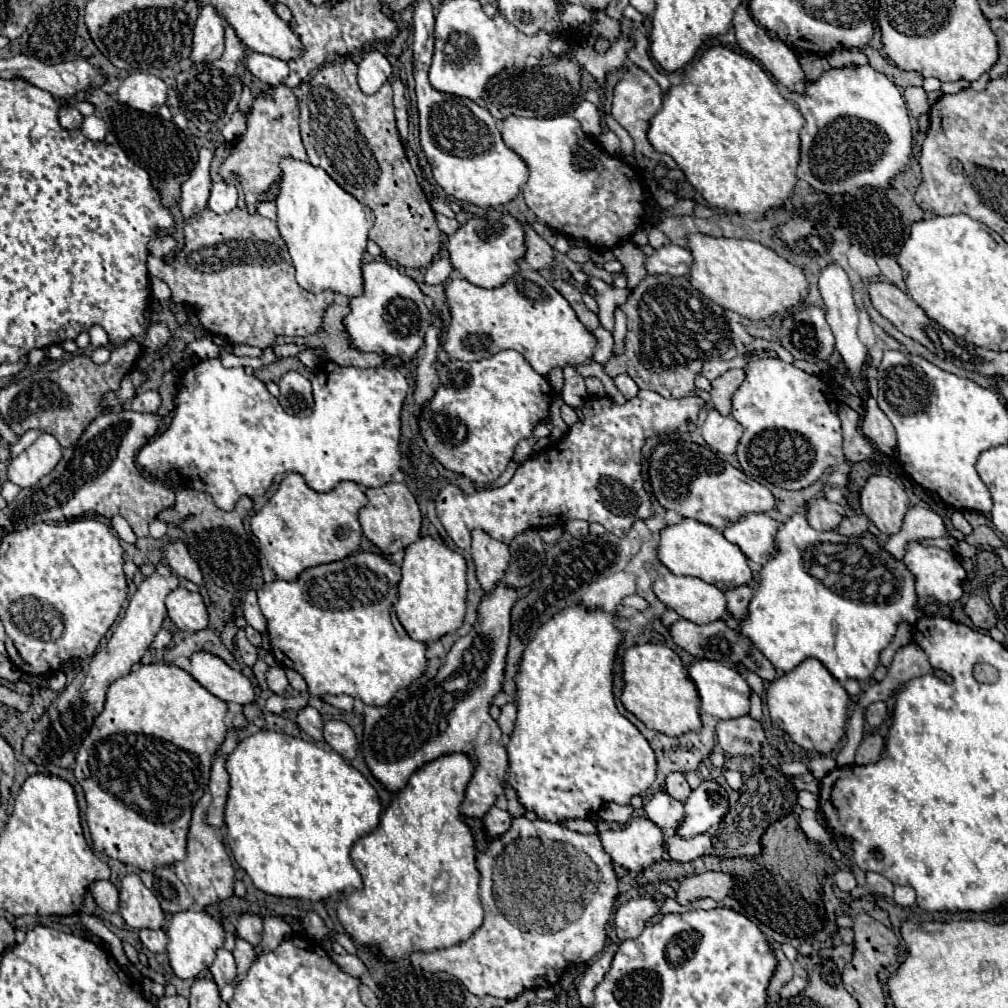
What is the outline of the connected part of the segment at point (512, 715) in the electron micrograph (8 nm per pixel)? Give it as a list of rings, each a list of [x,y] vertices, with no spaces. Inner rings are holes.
[[[512,703],[506,704],[501,708],[501,714],[498,718],[499,727],[506,736],[512,734],[514,730],[514,722],[516,722],[516,706]]]

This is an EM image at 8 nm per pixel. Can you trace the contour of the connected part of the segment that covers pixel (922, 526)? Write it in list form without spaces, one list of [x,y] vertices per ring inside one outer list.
[[[914,506],[906,512],[902,530],[898,534],[890,536],[890,540],[884,544],[884,548],[894,558],[902,560],[902,556],[906,552],[906,544],[922,542],[926,538],[942,538],[942,536],[946,536],[942,518],[928,508]]]

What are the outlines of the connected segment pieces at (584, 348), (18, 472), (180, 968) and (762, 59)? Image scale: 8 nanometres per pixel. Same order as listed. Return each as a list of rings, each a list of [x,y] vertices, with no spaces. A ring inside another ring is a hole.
[[[522,268],[500,288],[480,288],[464,278],[452,278],[446,286],[452,314],[444,350],[464,362],[490,358],[500,350],[518,350],[530,366],[548,376],[552,368],[590,364],[596,350],[596,336],[576,316],[568,300],[536,270]]]
[[[42,434],[32,446],[18,454],[8,466],[8,480],[20,488],[34,486],[42,476],[50,474],[62,458],[62,446],[52,434]]]
[[[186,910],[186,912],[178,912],[172,916],[170,924],[168,924],[168,956],[170,956],[170,966],[174,970],[174,974],[178,978],[198,978],[200,972],[204,974],[210,964],[216,958],[216,950],[222,948],[224,938],[226,938],[226,930],[222,920],[212,918],[210,914],[206,914],[204,910],[196,912],[196,910]]]
[[[740,6],[740,8],[736,10],[732,24],[734,24],[734,30],[736,30],[738,46],[740,46],[746,54],[750,54],[752,58],[756,58],[756,60],[758,60],[782,86],[786,86],[790,92],[794,92],[794,94],[804,94],[804,92],[806,92],[808,80],[806,80],[806,76],[804,76],[804,72],[802,72],[802,66],[800,66],[796,54],[794,54],[784,42],[780,42],[778,38],[772,38],[762,26],[758,26],[758,24],[752,20],[752,16],[750,16],[750,12],[748,12],[746,6]]]

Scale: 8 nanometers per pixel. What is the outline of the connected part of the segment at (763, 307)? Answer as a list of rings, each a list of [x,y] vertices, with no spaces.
[[[688,234],[688,250],[694,254],[690,284],[698,286],[712,302],[748,320],[766,320],[774,314],[782,314],[796,308],[808,296],[808,280],[802,268],[758,242]]]

